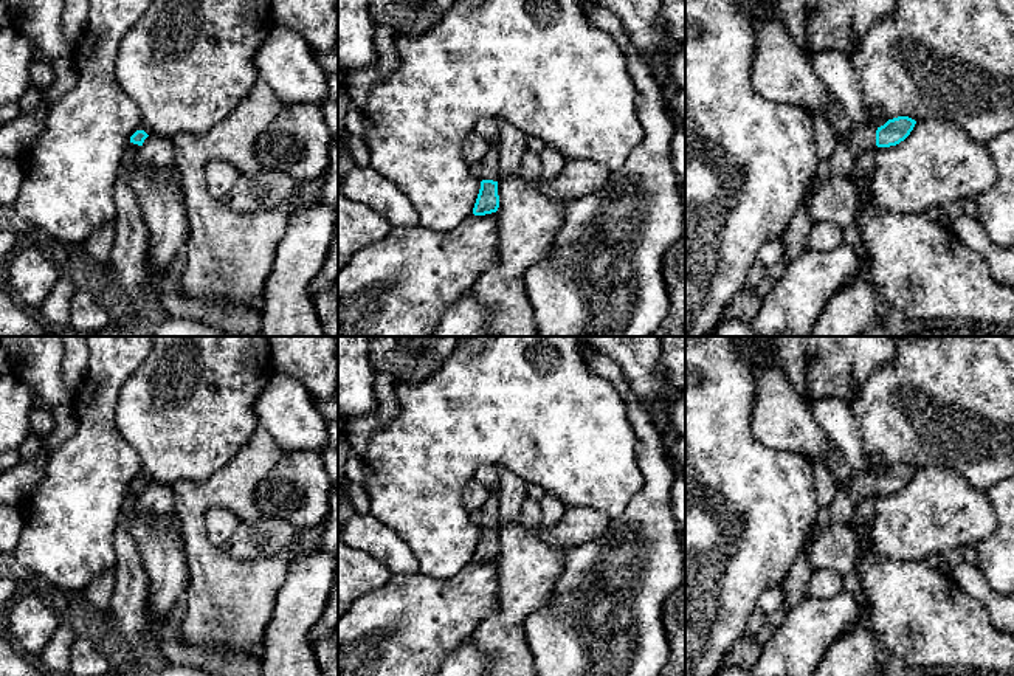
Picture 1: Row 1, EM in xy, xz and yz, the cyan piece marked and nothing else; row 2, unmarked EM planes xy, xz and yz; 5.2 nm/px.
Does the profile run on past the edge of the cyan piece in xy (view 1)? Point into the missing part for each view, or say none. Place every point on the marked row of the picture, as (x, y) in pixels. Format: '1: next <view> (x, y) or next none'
1: next xy (141, 127)

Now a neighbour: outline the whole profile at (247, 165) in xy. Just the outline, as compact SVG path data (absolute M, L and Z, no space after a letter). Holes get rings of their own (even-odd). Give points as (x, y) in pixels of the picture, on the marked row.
M257 79L239 105L208 132L203 135L180 132L172 138L175 167L180 174L189 222L189 236L185 245L186 264L178 274L177 288L185 296L262 309L265 282L273 270L274 254L287 231L287 219L293 205L285 202L273 209L236 212L209 192L205 169L209 160L220 158L231 163L240 175L250 177L260 172L262 166L254 144L282 107L284 104L274 91L262 79Z

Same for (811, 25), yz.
M778 0L777 14L808 57L829 50L850 56L854 42L895 8L896 0Z

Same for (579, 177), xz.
M567 160L563 171L547 185L547 192L558 200L569 202L606 186L611 171L595 161Z

